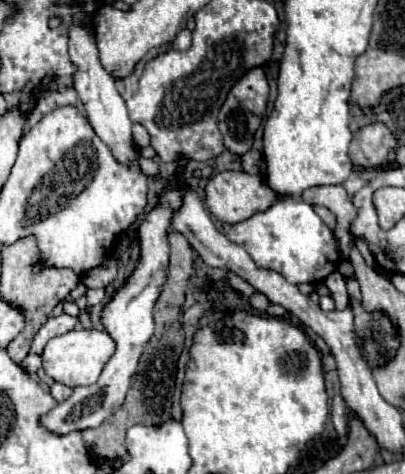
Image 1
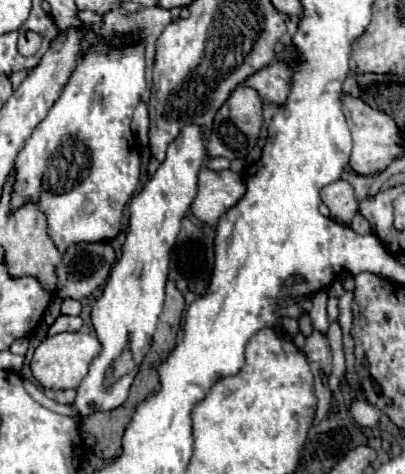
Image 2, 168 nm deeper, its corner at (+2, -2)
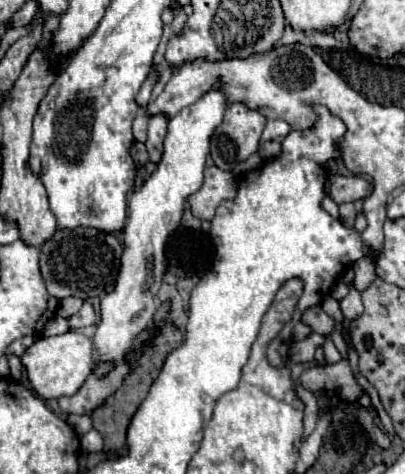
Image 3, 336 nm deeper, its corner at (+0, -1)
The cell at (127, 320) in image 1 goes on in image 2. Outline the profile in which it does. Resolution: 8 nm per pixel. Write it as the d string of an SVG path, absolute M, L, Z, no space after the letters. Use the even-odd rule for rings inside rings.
M188 124L180 130L176 140L168 146L166 160L150 176L144 188L130 200L128 234L122 246L122 256L114 264L106 288L92 308L92 324L102 350L90 364L88 376L82 380L76 396L80 418L98 410L114 410L128 398L128 388L138 372L144 354L150 348L156 320L162 312L164 286L168 278L170 250L180 232L180 222L198 192L198 170L206 158L204 136L198 124ZM124 352L132 354L134 368L118 368Z

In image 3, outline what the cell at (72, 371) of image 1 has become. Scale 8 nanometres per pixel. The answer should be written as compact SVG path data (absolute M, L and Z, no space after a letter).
M66 331L56 337L40 337L32 347L24 351L20 359L26 367L34 391L42 399L58 399L62 395L74 395L82 387L86 377L92 373L94 347L86 335L76 331Z

